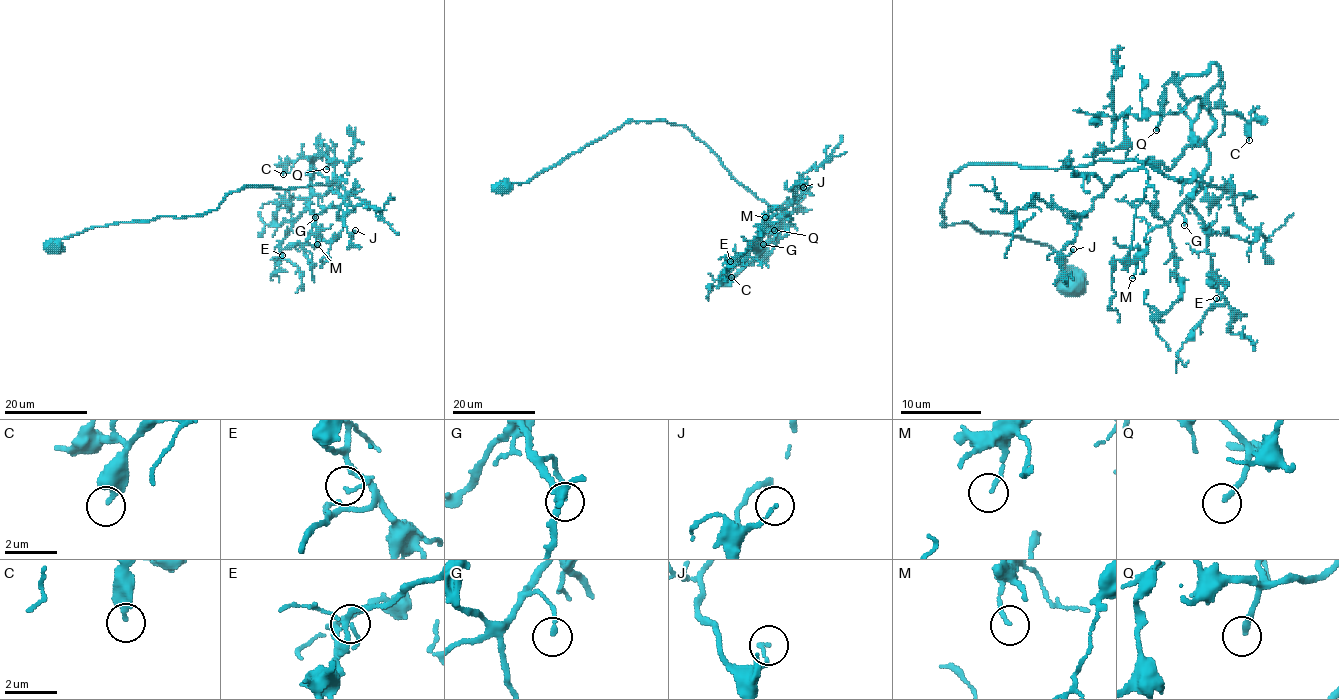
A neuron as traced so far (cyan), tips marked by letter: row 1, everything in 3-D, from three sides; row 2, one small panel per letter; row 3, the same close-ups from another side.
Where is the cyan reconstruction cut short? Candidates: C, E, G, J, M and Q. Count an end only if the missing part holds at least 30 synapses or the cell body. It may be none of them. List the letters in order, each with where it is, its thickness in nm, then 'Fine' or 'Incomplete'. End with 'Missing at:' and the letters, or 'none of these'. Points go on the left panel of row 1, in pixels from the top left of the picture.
C: Place: (283, 174). Thickness 340 nm. Fine
E: Place: (282, 255). Thickness 120 nm. Fine
G: Place: (315, 217). Thickness 140 nm. Fine
J: Place: (355, 230). Thickness 140 nm. Fine
M: Place: (317, 244). Thickness 150 nm. Fine
Q: Place: (326, 169). Thickness 190 nm. Incomplete
Missing at: Q

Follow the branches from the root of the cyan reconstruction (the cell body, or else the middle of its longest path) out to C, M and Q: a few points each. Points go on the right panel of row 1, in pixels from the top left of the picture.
C: (1075, 280), (1045, 243), (944, 225), (950, 177), (1170, 169), (1214, 126), (1202, 102), (1249, 140)
M: (1075, 280), (1045, 243), (944, 225), (950, 177), (1146, 161), (1134, 203), (1164, 223), (1132, 278)
Q: (1075, 280), (1045, 243), (944, 225), (950, 177), (988, 163), (1170, 169), (1214, 118), (1194, 98), (1156, 130)

